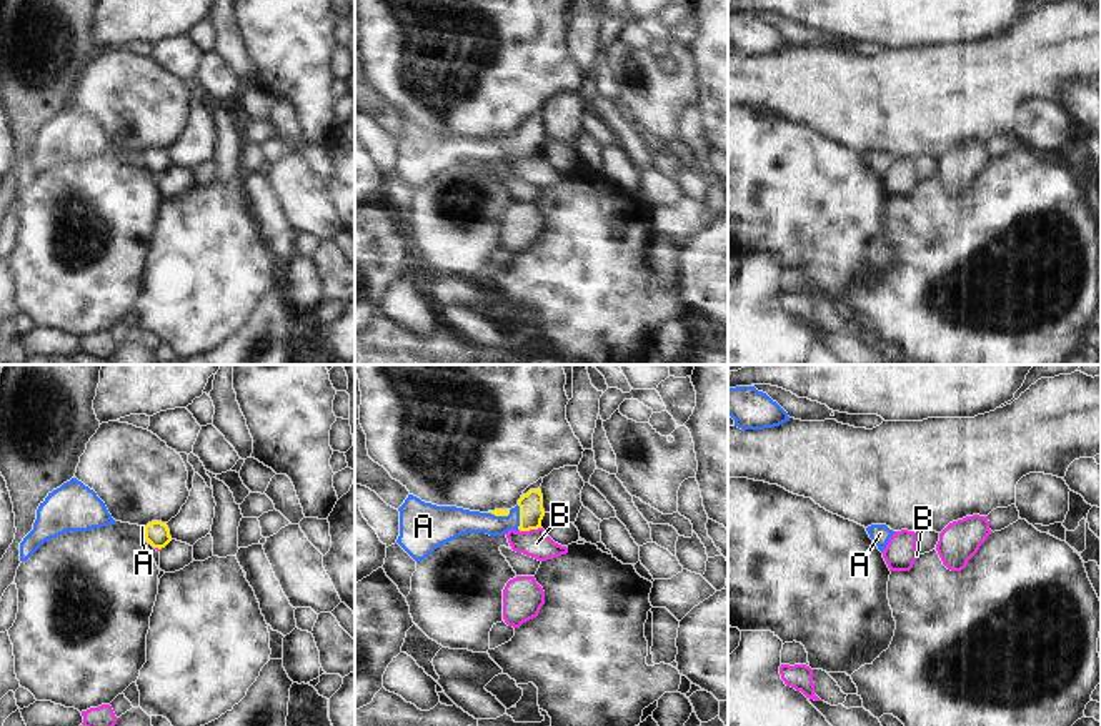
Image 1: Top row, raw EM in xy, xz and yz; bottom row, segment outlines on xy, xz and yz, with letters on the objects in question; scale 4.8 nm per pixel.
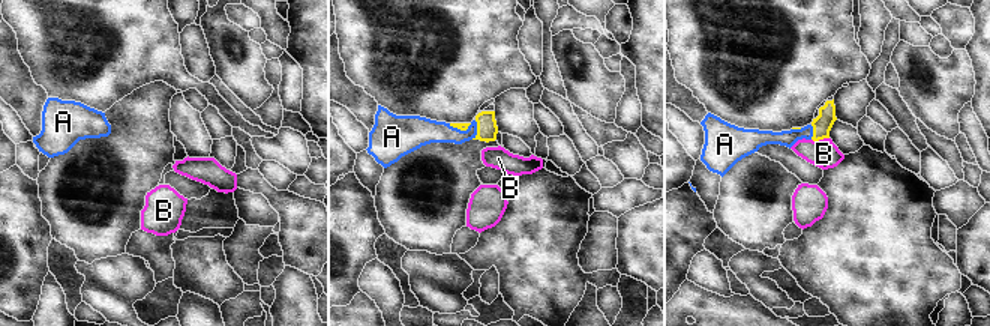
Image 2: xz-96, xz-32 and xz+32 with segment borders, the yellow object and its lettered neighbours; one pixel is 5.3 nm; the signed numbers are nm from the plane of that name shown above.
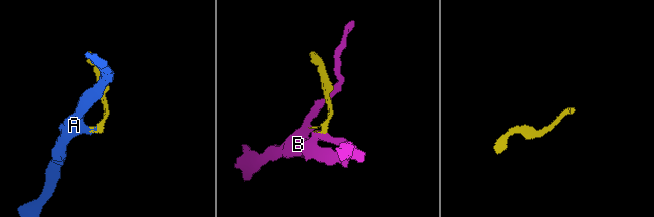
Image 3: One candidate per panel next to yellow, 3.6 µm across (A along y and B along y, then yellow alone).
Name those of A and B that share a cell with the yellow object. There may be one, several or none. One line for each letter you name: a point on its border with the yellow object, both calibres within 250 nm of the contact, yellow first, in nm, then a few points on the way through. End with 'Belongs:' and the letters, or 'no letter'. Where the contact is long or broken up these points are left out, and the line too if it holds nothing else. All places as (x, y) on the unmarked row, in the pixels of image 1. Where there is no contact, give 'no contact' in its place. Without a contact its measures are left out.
A: xz (520, 144) | 120/110 nm | across xz (532, 139), (520, 144), (500, 149), (468, 149)
Belongs: A

